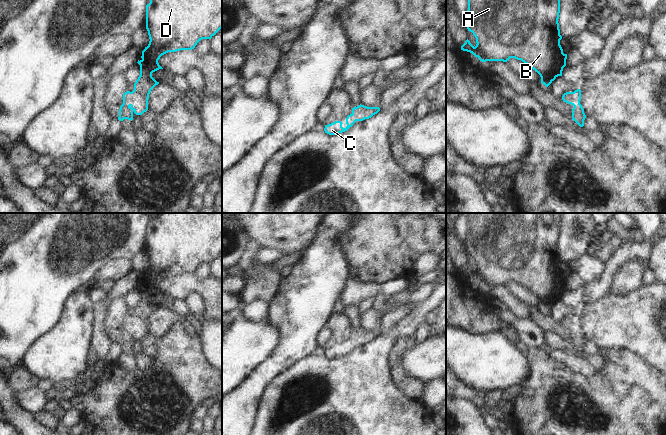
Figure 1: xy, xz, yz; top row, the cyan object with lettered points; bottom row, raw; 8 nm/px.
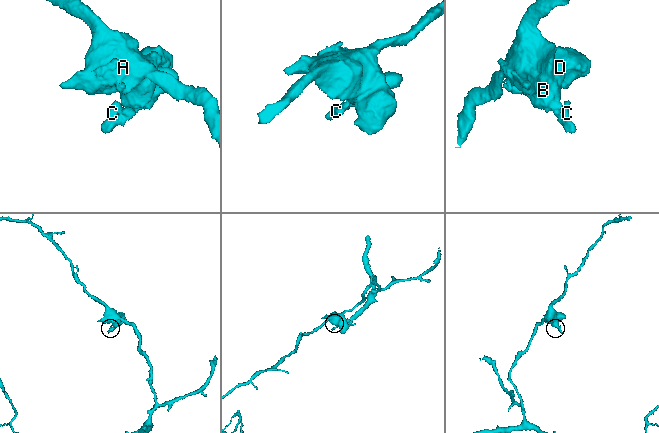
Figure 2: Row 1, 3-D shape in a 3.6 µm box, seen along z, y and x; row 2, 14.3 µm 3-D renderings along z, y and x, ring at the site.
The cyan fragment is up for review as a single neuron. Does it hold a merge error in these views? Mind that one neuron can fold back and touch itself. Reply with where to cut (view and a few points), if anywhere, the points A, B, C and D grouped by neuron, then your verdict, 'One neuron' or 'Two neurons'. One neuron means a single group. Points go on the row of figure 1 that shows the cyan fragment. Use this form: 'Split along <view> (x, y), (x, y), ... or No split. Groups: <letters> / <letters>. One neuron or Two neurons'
No split. Groups: A B C D. One neuron.

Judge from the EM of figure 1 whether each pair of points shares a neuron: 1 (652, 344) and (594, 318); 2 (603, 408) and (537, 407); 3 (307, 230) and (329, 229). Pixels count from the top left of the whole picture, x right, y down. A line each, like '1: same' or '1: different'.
1: same
2: same
3: different

